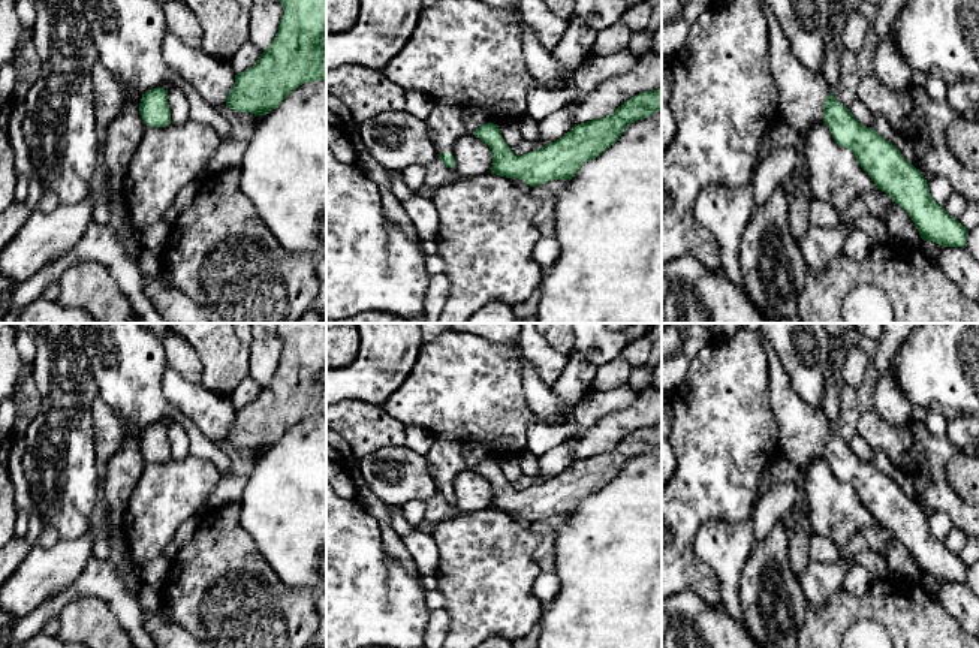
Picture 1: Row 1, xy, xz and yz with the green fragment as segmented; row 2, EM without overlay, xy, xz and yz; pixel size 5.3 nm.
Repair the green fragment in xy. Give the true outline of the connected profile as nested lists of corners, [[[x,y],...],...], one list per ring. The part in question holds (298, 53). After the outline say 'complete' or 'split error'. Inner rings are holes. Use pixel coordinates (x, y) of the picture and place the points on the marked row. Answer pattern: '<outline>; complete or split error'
[[[280,0],[283,15],[272,43],[257,63],[235,75],[226,106],[237,112],[265,115],[305,82],[326,81],[326,0]]]; complete

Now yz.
[[[765,0],[759,6],[768,22],[768,63],[778,91],[778,115],[798,135],[805,135],[816,121],[825,121],[835,144],[849,148],[876,187],[891,196],[913,220],[921,238],[943,247],[967,247],[967,229],[933,201],[922,172],[909,163],[900,150],[874,129],[862,126],[829,91],[825,81],[805,67],[792,52],[786,33]]]; split error

